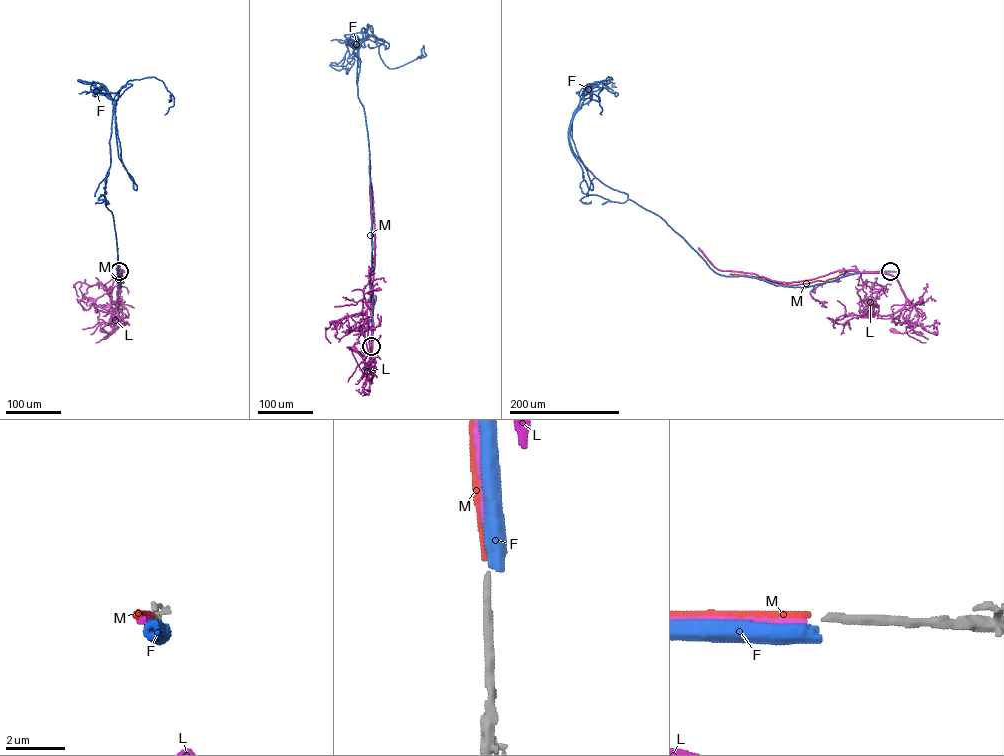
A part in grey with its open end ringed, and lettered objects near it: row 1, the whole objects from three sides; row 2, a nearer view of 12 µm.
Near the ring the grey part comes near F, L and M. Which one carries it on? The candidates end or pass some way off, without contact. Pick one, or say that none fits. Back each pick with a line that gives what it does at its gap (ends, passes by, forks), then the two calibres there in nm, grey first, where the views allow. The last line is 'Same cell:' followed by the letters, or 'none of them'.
M: it ends there; 260 nm thick on the grey side, 280 nm on the other
Same cell: M

